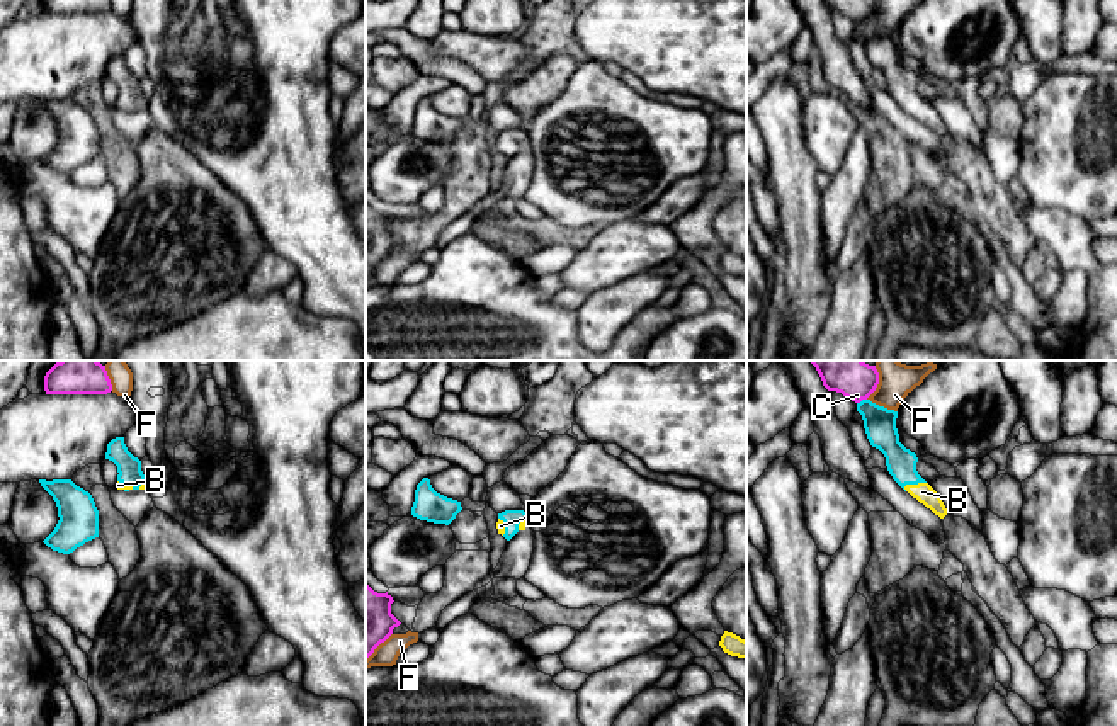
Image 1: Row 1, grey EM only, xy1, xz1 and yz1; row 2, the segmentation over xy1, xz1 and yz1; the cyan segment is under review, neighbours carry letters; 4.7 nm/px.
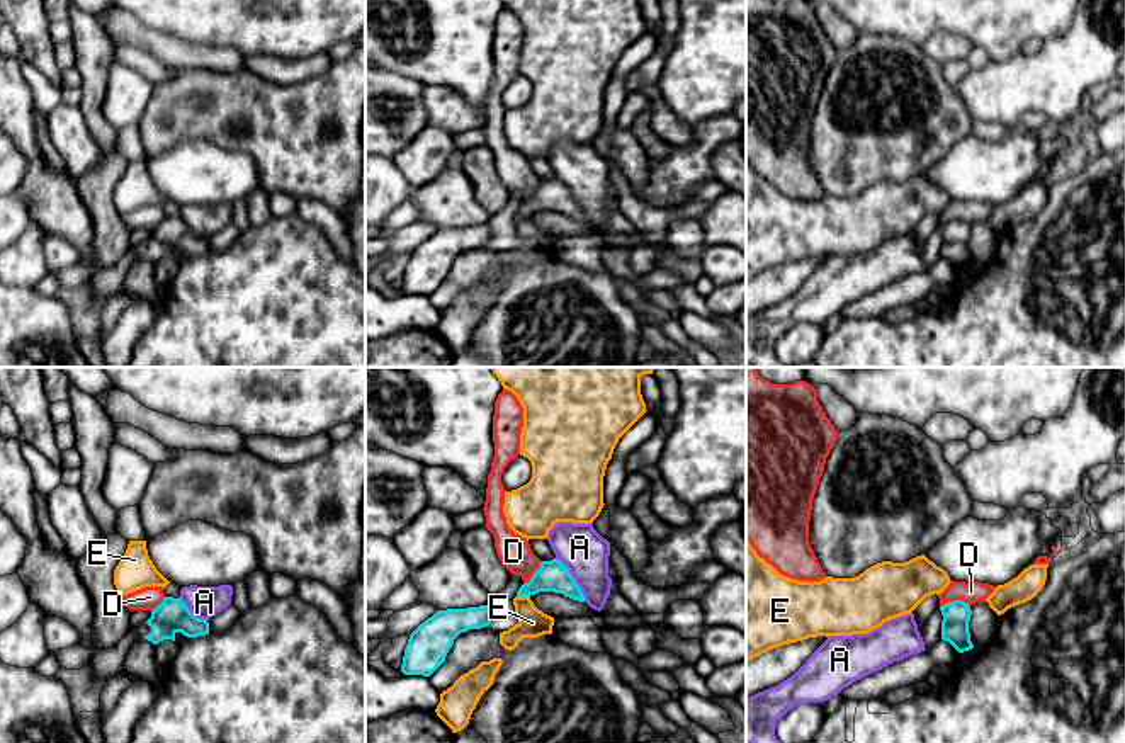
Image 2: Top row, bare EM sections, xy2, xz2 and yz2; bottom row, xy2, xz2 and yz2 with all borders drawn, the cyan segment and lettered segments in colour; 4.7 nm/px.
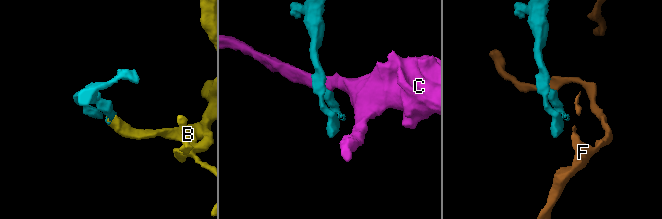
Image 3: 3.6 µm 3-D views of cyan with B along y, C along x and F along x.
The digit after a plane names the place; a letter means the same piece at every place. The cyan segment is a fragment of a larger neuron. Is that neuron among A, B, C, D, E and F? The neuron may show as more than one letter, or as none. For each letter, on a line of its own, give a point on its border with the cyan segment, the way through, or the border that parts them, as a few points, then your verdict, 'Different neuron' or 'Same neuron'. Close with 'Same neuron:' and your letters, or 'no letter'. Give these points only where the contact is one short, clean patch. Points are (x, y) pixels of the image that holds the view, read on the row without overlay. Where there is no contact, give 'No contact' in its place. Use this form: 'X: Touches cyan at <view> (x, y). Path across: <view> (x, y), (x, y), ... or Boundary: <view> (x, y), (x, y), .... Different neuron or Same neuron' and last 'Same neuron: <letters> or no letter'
A: Touches cyan at xz2 (573, 198). Different neuron
B: Touches cyan at yz1 (913, 102). Path across: yz1 (901, 82), (905, 94), (913, 102), (922, 111). Same neuron
C: Touches cyan at yz1 (862, 19). Boundary: yz1 (866, 17), (857, 22). Different neuron
D: Touches cyan at yz2 (955, 220). Boundary: yz2 (969, 223), (949, 220), (940, 226). Different neuron
E: Touches cyan at xz2 (524, 215). Boundary: xz2 (517, 215), (529, 216). Different neuron
F: Touches cyan at yz1 (883, 26). Different neuron
Same neuron: B

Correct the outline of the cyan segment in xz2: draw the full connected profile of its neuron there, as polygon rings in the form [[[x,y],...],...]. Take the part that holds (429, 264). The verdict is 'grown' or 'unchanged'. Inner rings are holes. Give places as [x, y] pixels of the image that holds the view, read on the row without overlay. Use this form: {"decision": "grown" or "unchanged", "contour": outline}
{"decision": "unchanged", "contour": [[[488,224],[437,230],[410,253],[401,291],[430,296],[445,281],[461,252],[486,247],[491,240]]]}

